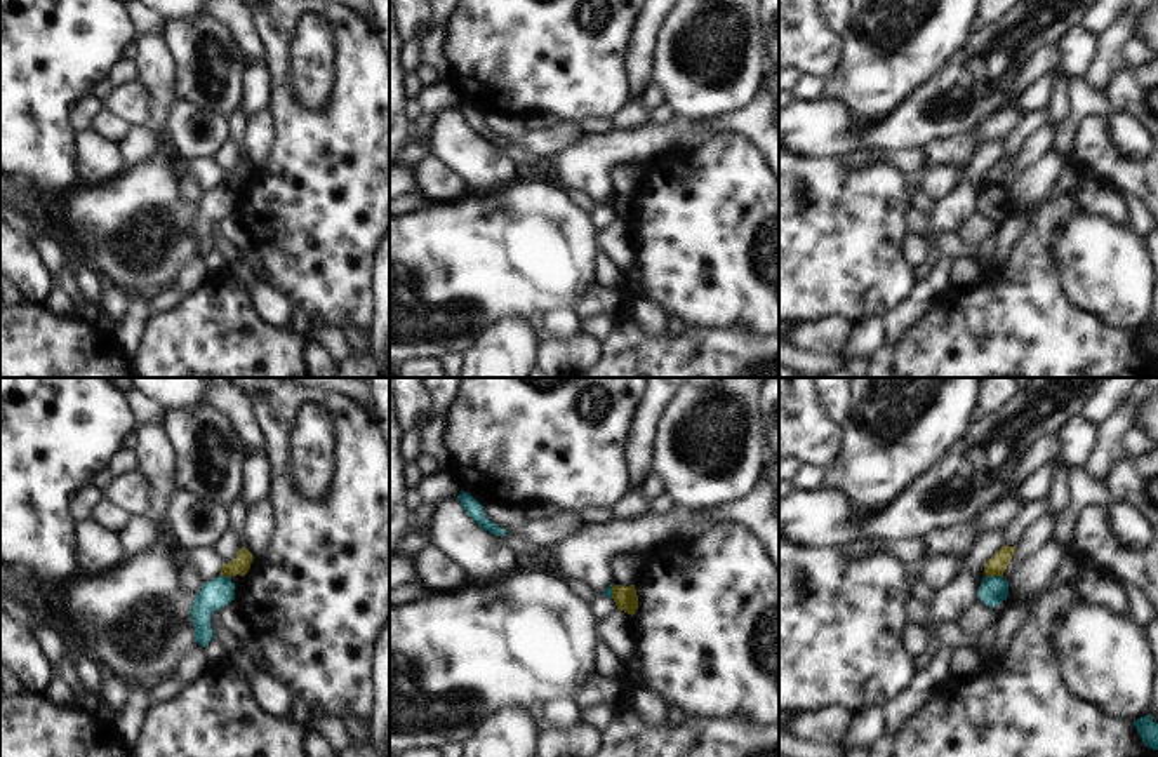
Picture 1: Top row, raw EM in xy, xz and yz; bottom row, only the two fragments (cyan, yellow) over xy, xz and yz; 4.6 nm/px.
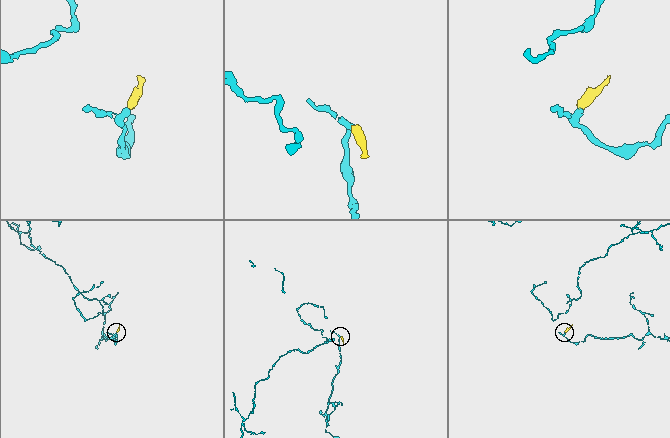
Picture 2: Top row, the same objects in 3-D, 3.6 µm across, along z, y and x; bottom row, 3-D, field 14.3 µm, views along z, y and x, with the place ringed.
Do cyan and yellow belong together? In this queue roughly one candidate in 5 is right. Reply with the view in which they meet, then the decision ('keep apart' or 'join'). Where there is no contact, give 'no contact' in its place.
contact in yz; keep apart

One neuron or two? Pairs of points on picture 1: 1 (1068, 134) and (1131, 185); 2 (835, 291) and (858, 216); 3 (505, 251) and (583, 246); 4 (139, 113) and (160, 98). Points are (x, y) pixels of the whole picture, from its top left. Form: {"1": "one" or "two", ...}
{"1": "two", "2": "one", "3": "one", "4": "two"}

